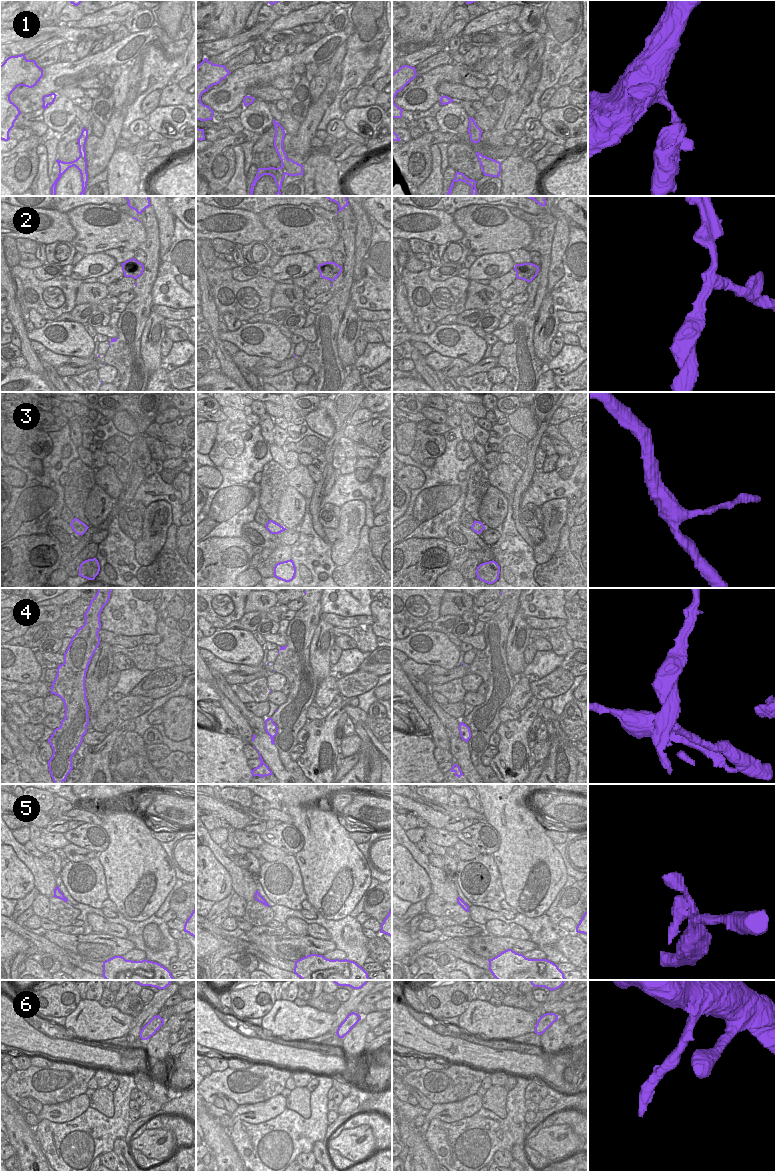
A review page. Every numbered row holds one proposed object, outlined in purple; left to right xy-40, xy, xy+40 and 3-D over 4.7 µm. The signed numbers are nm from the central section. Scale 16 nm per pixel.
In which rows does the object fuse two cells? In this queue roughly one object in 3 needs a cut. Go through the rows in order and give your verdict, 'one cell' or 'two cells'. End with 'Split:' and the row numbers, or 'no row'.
1: two cells
2: two cells
3: one cell
4: two cells
5: one cell
6: one cell
Split: 1, 2, 4

